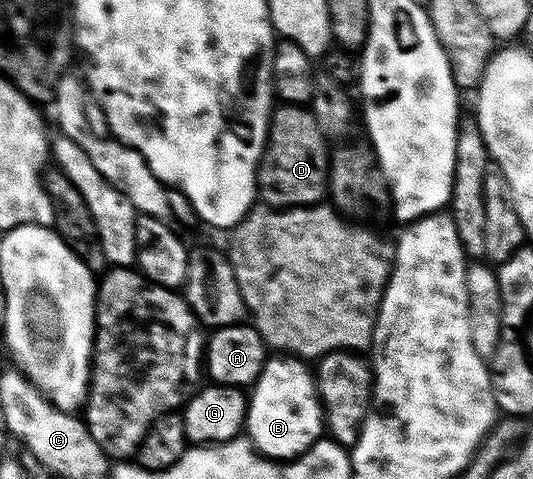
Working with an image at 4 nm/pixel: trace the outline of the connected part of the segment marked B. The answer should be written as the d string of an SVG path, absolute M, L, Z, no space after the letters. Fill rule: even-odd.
M274 354L252 385L244 428L259 453L277 461L289 461L308 451L324 436L324 411L315 373L306 372L307 361L289 354Z

